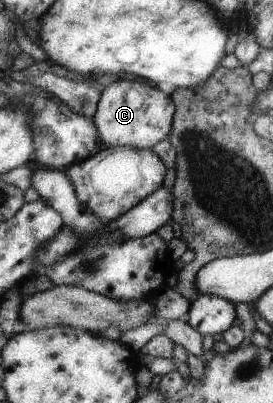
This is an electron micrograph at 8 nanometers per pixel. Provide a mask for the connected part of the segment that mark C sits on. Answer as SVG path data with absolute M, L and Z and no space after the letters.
M120 81L103 90L94 121L99 127L100 140L109 147L129 145L135 150L150 149L172 132L176 104L171 90L153 88L135 81Z

